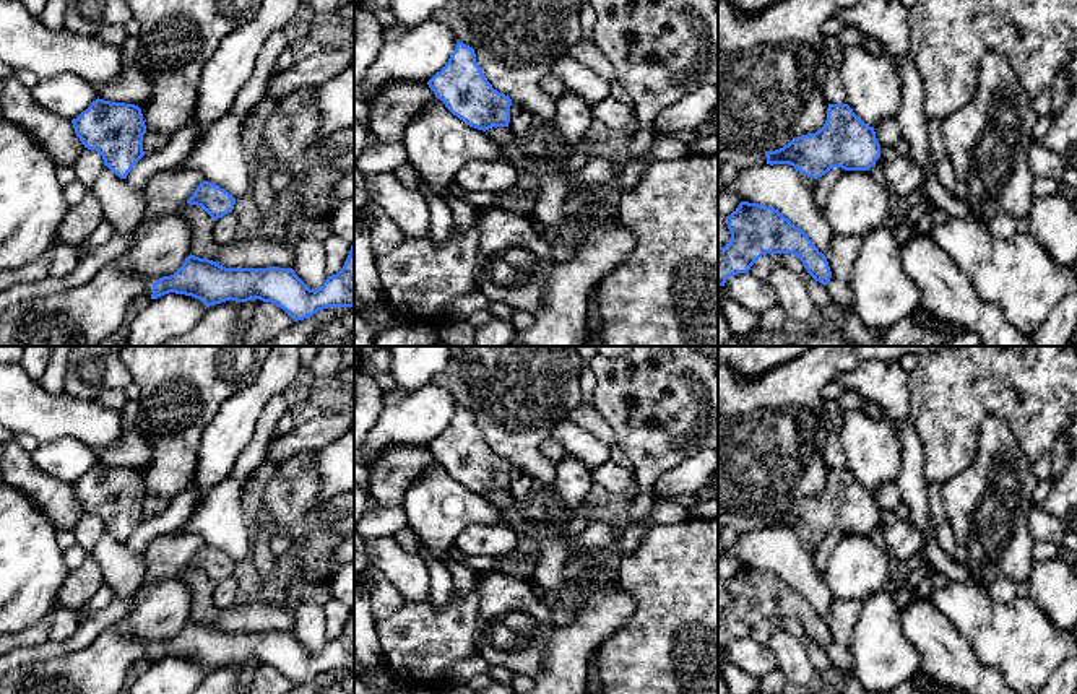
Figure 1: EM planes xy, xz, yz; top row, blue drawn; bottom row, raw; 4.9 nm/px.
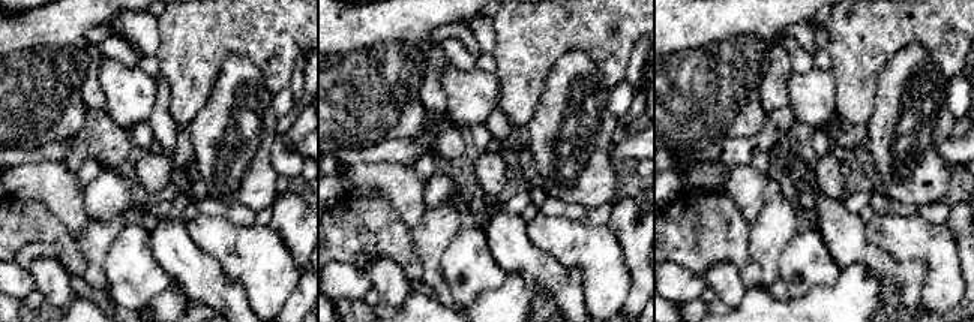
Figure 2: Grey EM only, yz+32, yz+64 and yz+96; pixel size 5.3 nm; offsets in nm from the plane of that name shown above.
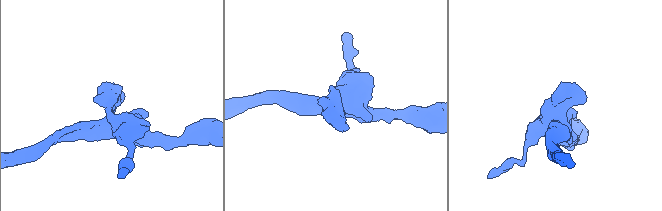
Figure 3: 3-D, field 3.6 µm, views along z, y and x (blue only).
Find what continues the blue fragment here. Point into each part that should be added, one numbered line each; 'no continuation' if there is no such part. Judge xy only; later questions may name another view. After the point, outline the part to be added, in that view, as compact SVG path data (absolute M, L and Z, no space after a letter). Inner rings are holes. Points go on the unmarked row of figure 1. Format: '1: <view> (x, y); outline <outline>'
no continuation

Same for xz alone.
no continuation

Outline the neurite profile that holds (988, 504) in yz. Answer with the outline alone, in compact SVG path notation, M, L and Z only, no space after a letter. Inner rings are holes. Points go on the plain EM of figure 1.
M999 416L981 421L976 457L971 465L941 486L947 522L957 544L955 561L981 585L996 579L1028 580L1035 564L1035 538L1028 525L1032 496L1038 484L1032 462L1020 450L1012 429Z

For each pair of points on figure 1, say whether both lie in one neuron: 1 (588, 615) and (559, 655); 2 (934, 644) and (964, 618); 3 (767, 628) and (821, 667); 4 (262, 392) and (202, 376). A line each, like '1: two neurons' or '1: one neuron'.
1: one neuron
2: two neurons
3: one neuron
4: two neurons

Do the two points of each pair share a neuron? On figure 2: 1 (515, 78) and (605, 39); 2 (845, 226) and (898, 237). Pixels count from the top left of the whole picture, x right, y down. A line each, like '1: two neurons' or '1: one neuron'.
1: one neuron
2: two neurons

